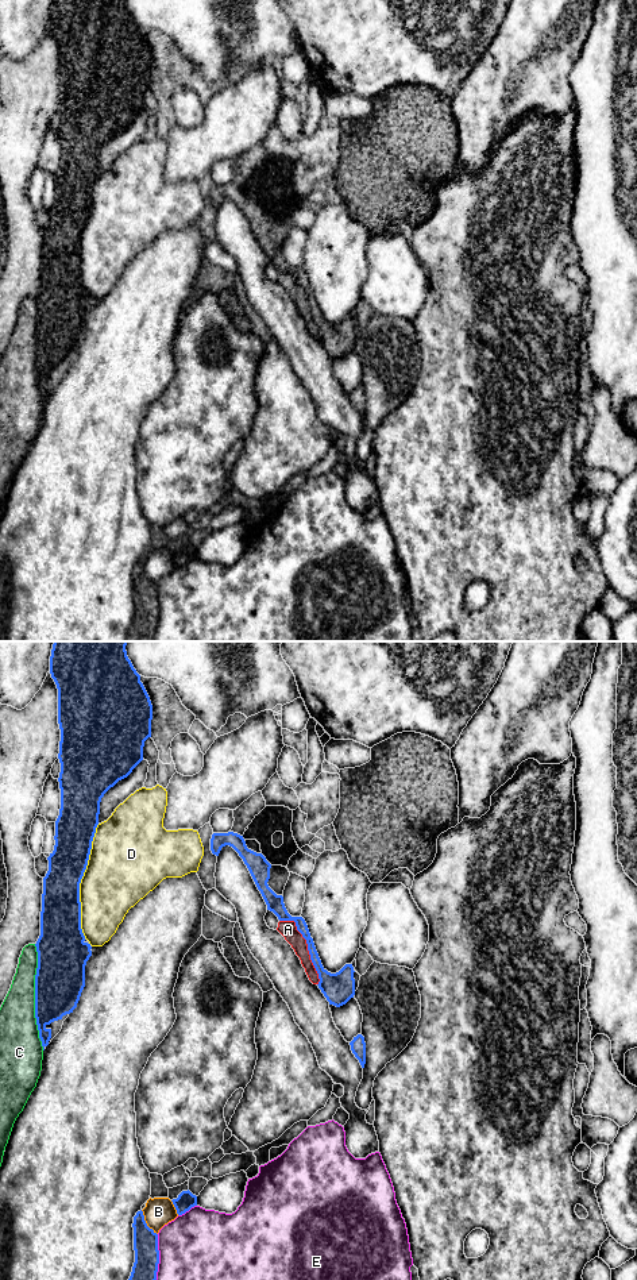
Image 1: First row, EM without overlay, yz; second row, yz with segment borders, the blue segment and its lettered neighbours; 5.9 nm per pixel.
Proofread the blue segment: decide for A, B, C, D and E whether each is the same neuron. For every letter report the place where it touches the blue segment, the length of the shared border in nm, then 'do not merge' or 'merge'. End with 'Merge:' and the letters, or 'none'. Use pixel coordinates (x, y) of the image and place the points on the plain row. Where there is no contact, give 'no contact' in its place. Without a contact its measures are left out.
A: contact yz (308, 299); length 460 nm; do not merge
B: contact yz (145, 574); length 180 nm; do not merge
C: contact yz (35, 349); length 650 nm; do not merge
D: contact yz (80, 232); length 700 nm; do not merge
E: contact yz (158, 613); length 340 nm; do not merge
Merge: none

